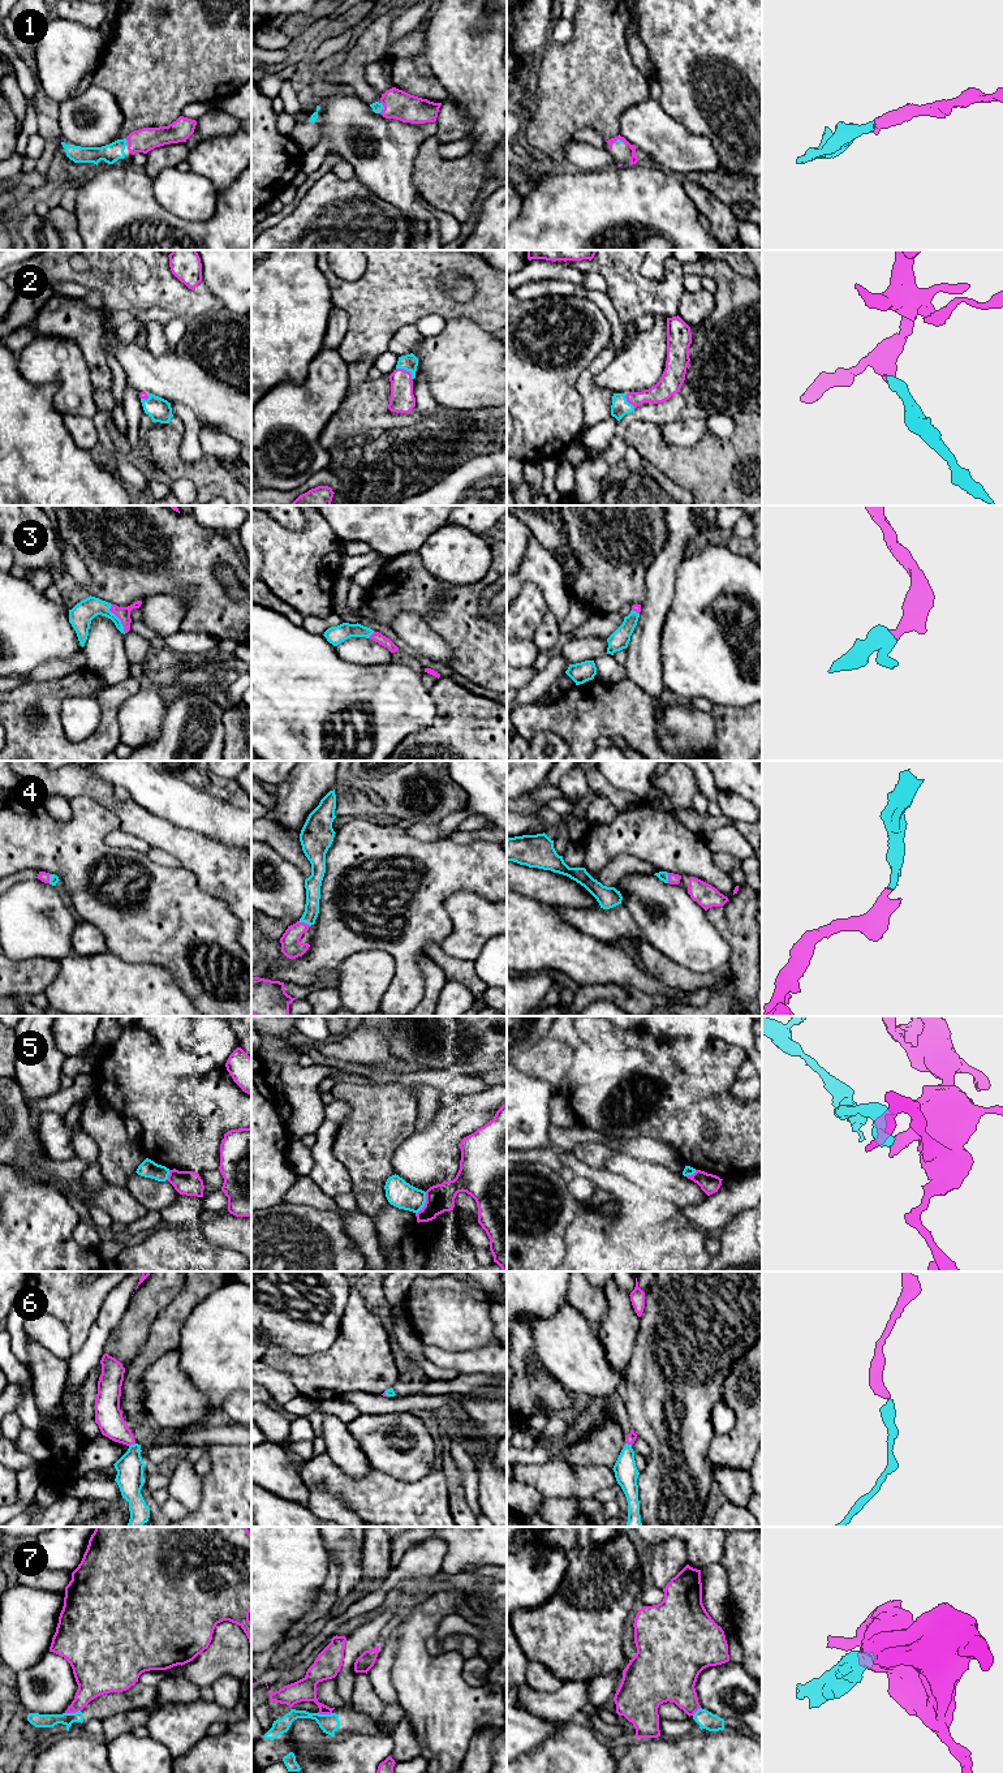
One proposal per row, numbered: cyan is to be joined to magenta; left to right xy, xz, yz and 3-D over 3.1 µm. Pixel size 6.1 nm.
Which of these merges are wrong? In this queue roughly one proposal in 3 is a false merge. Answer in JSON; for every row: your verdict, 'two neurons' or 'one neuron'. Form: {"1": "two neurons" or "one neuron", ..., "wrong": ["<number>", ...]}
{"1": "one neuron", "2": "one neuron", "3": "one neuron", "4": "one neuron", "5": "two neurons", "6": "one neuron", "7": "two neurons", "wrong": ["5", "7"]}

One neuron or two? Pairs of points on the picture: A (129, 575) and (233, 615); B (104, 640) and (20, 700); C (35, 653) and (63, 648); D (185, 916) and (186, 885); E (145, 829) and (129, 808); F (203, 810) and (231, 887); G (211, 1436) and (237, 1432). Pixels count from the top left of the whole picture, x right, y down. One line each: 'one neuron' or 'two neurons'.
A: one neuron
B: two neurons
C: one neuron
D: one neuron
E: one neuron
F: two neurons
G: one neuron

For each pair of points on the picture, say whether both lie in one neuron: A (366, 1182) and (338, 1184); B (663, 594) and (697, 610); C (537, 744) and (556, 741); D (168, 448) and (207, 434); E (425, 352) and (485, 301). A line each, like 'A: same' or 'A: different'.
A: different
B: different
C: same
D: different
E: different

